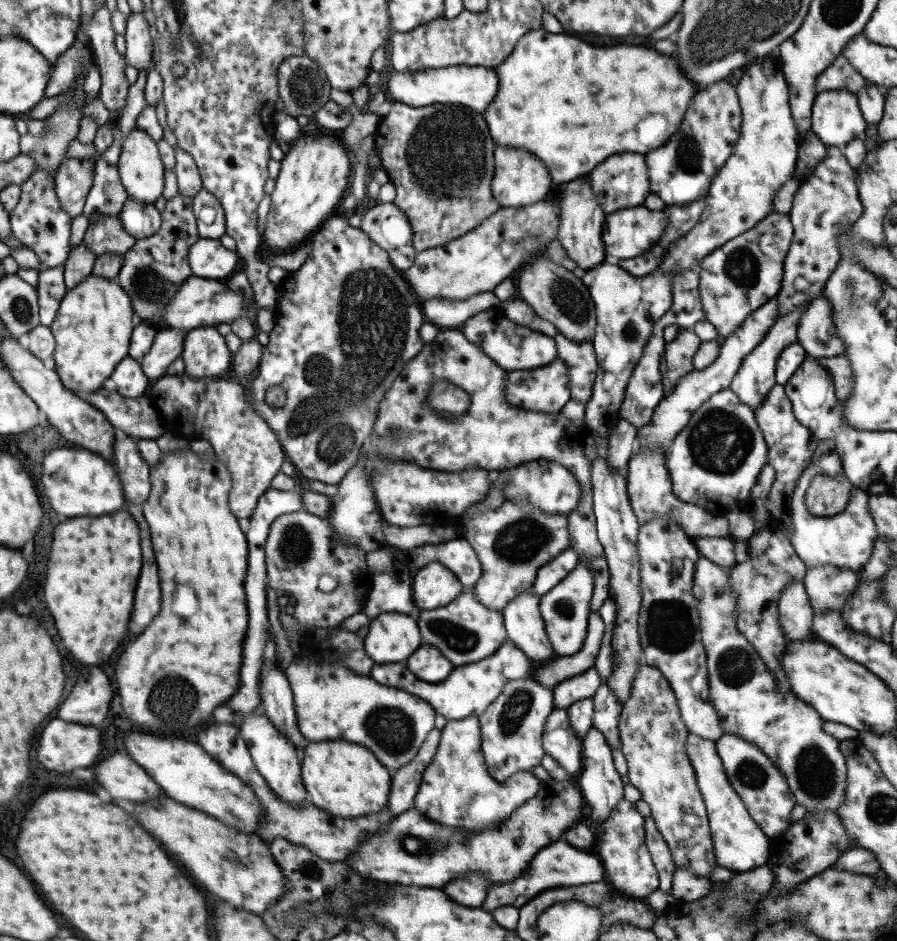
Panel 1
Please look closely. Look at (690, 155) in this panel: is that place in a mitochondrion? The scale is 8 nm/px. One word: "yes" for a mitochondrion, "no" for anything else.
yes

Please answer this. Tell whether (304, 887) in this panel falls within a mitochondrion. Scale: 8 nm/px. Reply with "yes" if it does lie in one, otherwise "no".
no

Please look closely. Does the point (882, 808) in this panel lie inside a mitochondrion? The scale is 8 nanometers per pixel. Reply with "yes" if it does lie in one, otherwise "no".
yes

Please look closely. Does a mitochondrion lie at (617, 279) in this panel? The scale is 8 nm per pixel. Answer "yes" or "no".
no

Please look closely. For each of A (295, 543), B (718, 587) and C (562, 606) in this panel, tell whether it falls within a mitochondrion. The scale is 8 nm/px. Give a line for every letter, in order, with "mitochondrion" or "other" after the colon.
A: mitochondrion
B: mitochondrion
C: mitochondrion

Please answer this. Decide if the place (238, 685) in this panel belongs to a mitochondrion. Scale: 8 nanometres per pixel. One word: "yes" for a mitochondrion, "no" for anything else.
no

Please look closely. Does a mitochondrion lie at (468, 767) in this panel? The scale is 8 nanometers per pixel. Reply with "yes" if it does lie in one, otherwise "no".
no

